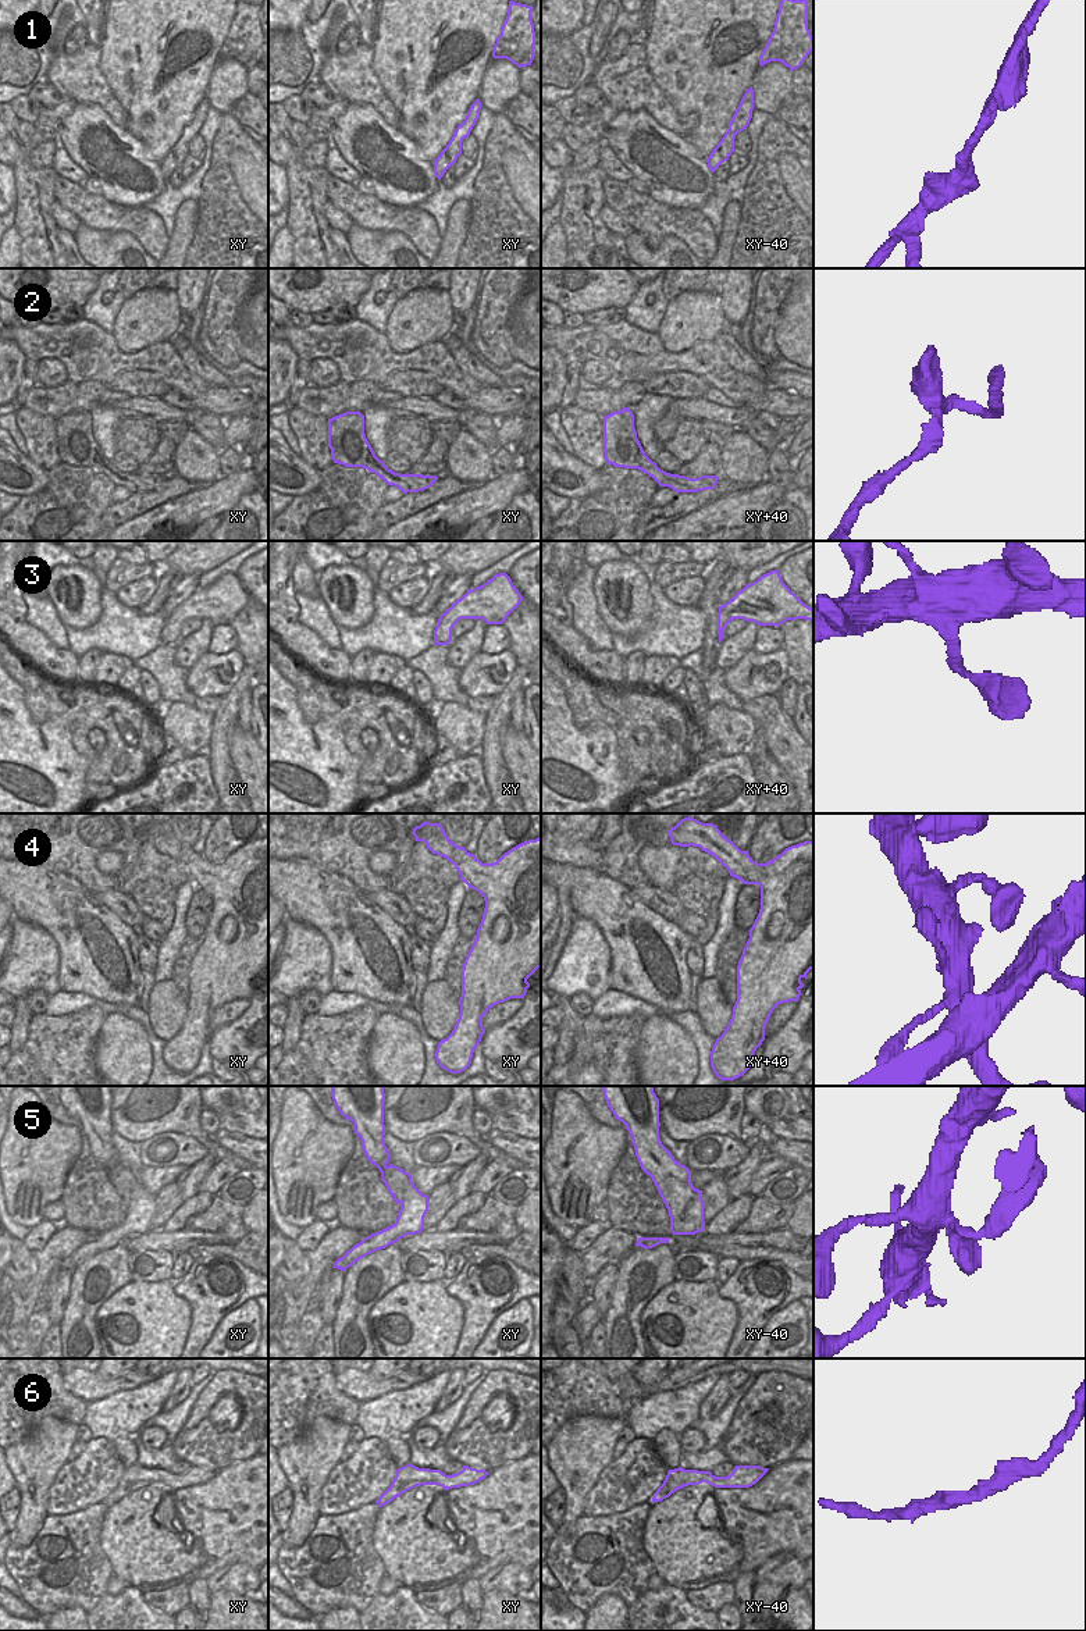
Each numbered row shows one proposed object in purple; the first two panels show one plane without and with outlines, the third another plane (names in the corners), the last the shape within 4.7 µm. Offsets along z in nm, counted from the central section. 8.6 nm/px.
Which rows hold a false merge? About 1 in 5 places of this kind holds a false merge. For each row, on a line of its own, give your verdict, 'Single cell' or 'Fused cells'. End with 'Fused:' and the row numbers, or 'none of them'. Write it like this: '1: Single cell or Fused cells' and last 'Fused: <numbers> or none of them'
1: Single cell
2: Single cell
3: Single cell
4: Single cell
5: Single cell
6: Single cell
Fused: none of them

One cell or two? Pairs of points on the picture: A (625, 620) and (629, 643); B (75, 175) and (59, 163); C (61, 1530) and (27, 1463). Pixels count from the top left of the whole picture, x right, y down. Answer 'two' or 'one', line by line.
A: two
B: one
C: two

